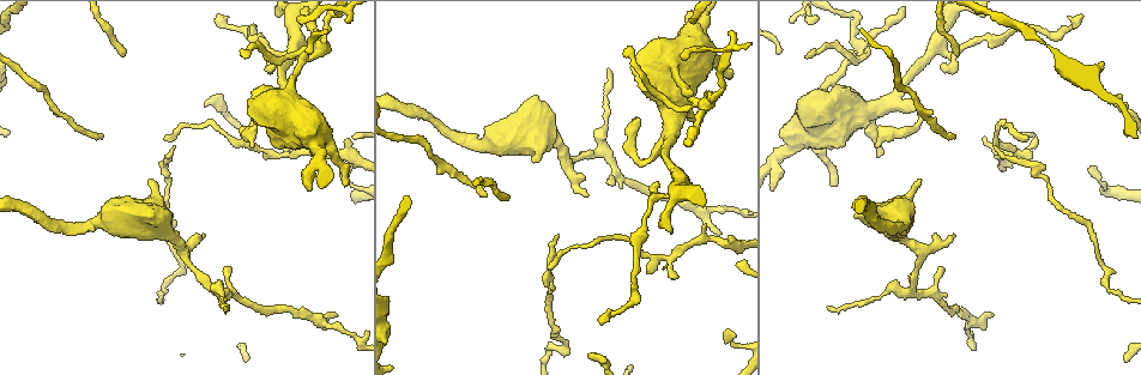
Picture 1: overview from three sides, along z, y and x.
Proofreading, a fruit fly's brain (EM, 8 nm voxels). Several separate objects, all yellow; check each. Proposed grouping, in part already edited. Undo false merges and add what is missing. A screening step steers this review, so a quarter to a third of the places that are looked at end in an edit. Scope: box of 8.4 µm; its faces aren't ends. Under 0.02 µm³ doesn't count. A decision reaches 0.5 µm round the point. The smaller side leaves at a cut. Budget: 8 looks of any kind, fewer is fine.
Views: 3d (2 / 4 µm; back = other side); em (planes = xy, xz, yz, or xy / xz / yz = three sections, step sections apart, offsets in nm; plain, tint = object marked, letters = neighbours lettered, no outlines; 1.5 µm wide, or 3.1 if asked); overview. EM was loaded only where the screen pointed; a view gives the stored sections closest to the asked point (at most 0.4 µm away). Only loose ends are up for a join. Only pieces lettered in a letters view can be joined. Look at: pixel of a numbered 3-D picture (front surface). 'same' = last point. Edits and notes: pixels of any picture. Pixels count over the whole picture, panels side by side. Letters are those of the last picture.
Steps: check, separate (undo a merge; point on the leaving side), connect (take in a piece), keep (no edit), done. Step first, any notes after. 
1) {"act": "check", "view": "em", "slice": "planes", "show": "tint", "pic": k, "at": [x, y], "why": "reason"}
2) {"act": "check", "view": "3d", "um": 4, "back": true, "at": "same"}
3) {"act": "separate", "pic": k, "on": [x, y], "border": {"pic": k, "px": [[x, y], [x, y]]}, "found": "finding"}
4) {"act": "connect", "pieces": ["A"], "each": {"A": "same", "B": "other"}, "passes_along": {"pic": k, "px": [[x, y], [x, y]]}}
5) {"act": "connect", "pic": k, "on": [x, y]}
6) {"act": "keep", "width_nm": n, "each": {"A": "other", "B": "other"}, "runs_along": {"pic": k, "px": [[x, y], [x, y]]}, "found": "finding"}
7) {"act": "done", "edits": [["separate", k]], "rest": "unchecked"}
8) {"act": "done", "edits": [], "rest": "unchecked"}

{"act": "check", "view": "3d", "um": 4, "back": true, "pic": 1, "at": [953, 234], "why": "branch stops here"}

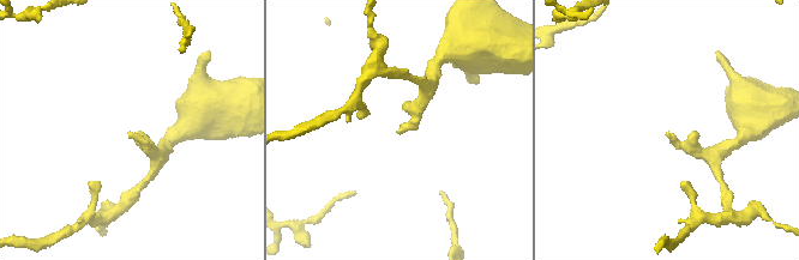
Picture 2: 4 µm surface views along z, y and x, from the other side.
{"act": "check", "view": "em", "slice": "planes", "show": "letters", "pic": 2, "at": [129, 135]}

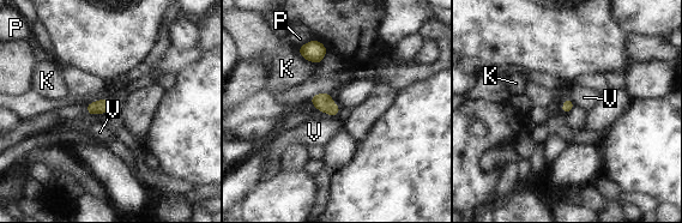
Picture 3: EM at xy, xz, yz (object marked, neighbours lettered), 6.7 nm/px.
{"act": "keep", "longest_contact_nm": ["K", 180], "each": {"K": "other", "P": "other", "V": "other"}, "border": {"pic": 3, "px": [[569, 97], [575, 106]]}, "found": "no lettered piece goes on from it"}

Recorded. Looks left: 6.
{"act": "check", "view": "3d", "um": 2, "pic": 1, "at": [337, 314], "why": "an open end"}

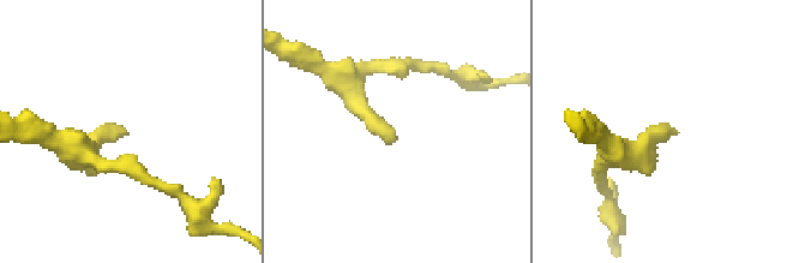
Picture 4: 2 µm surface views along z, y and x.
{"act": "check", "view": "em", "slice": "planes", "show": "letters", "pic": 4, "at": [395, 139]}

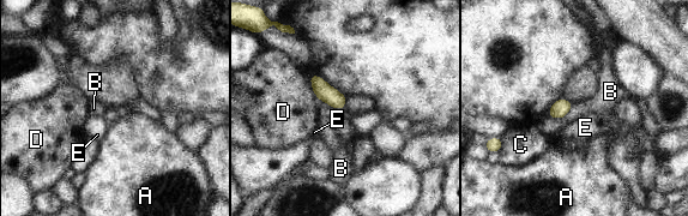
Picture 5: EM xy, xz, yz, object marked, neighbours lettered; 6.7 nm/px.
{"act": "keep", "width_nm": 110, "each": {"A": "other", "B": "other", "C": "other", "D": "other", "E": "other"}, "found": "no lettered piece goes on from it"}

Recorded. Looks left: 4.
{"act": "check", "view": "em", "slice": "xy", "step": 4, "show": "tint", "pic": 1, "at": [254, 143], "why": "free end"}

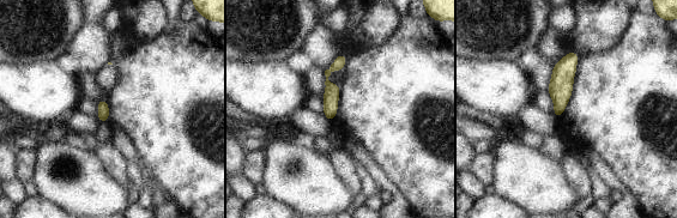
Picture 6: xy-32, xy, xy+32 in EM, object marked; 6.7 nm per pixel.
{"act": "check", "view": "em", "slice": "xy", "step": 4, "show": "letters", "at": "same", "why": "what lies round it"}

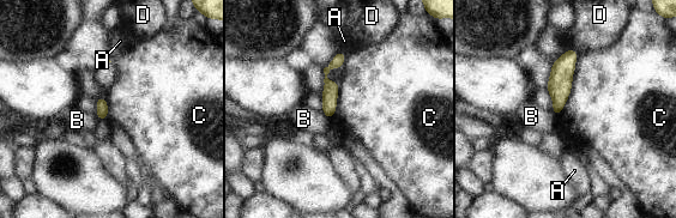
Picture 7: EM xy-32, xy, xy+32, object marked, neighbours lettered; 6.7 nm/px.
{"act": "keep", "each": {"A": "other", "B": "other", "C": "other", "D": "other"}, "border": {"pic": 7, "px": [[578, 54], [572, 90], [557, 116]]}, "found": "no lettered piece goes on from it"}

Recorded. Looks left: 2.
{"act": "done", "edits": [], "rest": "unchecked"}

